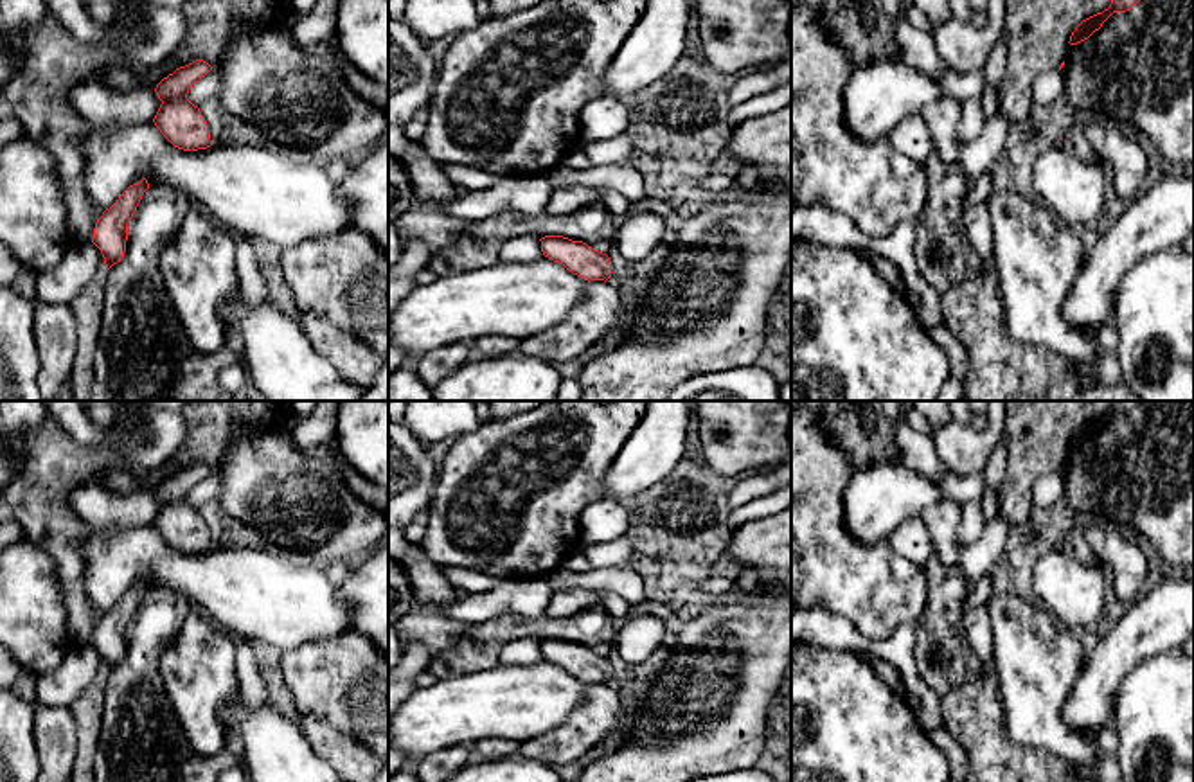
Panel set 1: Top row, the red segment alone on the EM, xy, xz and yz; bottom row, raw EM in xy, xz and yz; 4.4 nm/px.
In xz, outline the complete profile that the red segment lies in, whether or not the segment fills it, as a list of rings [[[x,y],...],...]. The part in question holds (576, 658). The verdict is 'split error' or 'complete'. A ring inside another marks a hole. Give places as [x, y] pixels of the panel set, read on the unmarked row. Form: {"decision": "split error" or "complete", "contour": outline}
{"decision": "split error", "contour": [[[545,638],[539,644],[543,658],[563,667],[574,678],[588,685],[604,683],[620,694],[622,681],[613,678],[611,663],[606,656],[563,638]]]}

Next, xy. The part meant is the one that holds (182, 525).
{"decision": "complete", "contour": [[[196,462],[176,471],[155,491],[162,507],[153,525],[178,552],[198,554],[212,548],[205,520],[200,511],[187,502],[192,487],[205,480],[210,473],[212,469],[207,464]]]}

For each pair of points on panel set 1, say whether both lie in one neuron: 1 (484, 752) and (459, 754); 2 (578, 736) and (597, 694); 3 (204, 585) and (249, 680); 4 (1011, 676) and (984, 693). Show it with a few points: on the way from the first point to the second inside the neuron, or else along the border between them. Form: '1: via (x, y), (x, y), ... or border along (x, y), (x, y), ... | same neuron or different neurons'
1: border along (468, 746), (473, 757) | different neurons
2: via (588, 725), (597, 716), (597, 705) | same neuron
3: border along (250, 639), (238, 640) | different neurons
4: border along (991, 666), (1007, 727) | different neurons

